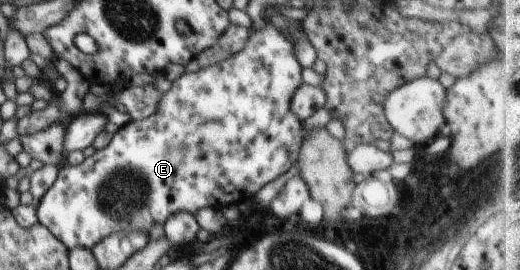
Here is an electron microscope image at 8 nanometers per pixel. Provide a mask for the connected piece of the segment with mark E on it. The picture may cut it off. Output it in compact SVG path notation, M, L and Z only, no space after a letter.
M265 24L261 28L253 28L250 32L246 48L229 57L226 61L202 68L194 73L185 73L181 78L173 82L173 86L163 96L159 96L158 110L151 116L141 121L131 121L114 134L111 142L104 148L96 151L92 156L85 157L84 162L77 166L63 164L59 167L58 177L53 186L41 197L36 206L38 222L51 231L65 246L71 250L73 247L85 247L89 250L105 237L113 233L130 230L143 231L149 236L149 230L154 224L165 224L165 221L174 212L189 212L195 216L199 209L221 209L223 206L241 204L245 200L253 200L253 197L265 184L273 182L281 174L285 174L293 166L300 153L302 139L304 138L303 122L291 110L291 99L295 91L302 85L302 66L294 55L294 39L290 31L277 30L271 24Z

